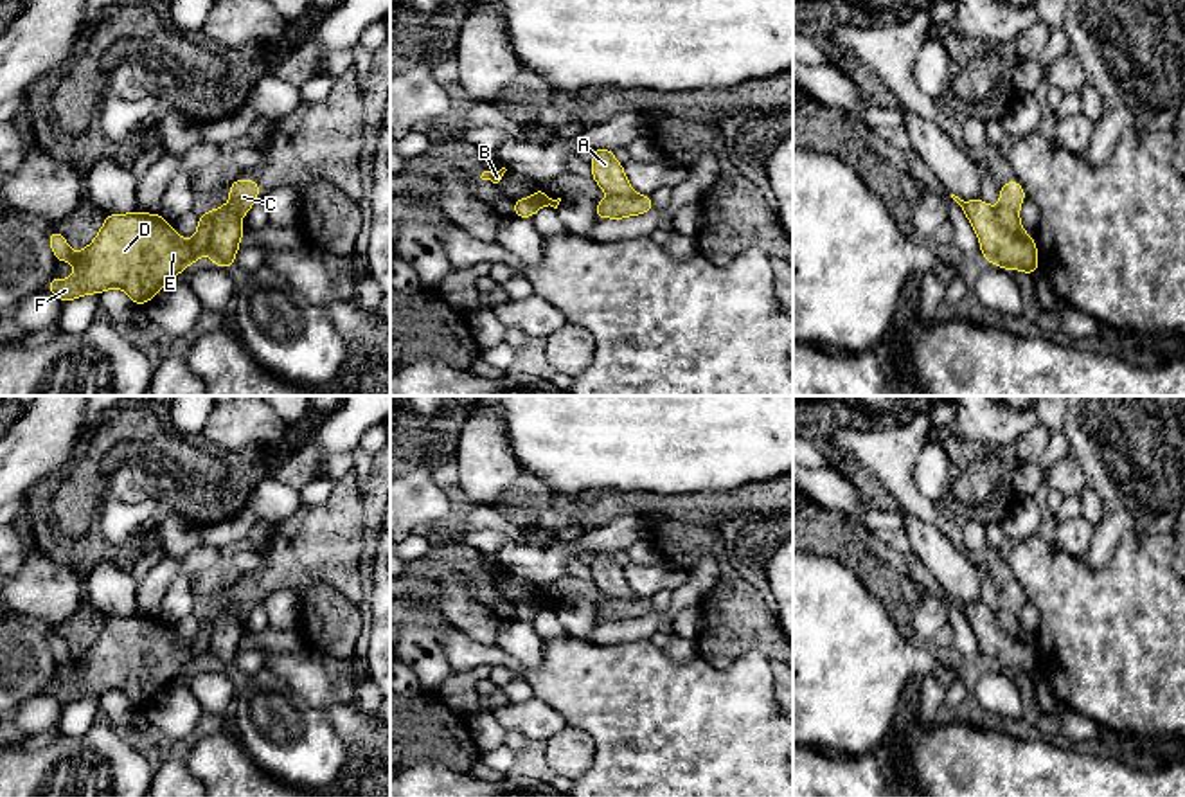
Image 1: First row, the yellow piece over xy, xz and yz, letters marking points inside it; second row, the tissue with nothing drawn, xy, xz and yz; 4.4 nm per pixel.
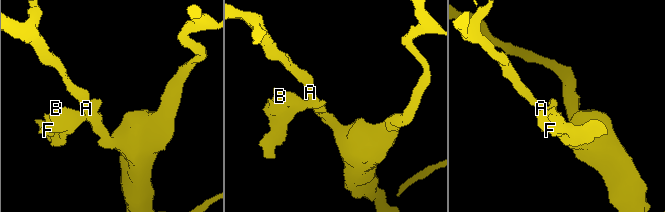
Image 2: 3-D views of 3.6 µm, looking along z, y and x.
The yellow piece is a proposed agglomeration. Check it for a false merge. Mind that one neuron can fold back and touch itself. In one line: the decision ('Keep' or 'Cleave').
Cleave

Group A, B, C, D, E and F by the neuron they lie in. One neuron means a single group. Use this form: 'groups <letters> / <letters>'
groups A / B C D E F

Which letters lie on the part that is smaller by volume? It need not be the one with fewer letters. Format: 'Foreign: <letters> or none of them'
Foreign: B, C, D, E, F

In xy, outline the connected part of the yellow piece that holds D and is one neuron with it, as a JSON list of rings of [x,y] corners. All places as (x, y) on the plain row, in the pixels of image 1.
[[[255,583],[232,585],[230,604],[198,621],[192,642],[180,637],[160,617],[133,613],[129,617],[108,617],[95,642],[81,655],[72,655],[65,639],[49,635],[49,646],[56,664],[70,664],[76,671],[70,682],[50,682],[47,693],[65,707],[88,696],[102,696],[119,691],[144,709],[160,691],[189,667],[207,657],[210,631],[221,615],[237,622],[250,615],[259,599]]]

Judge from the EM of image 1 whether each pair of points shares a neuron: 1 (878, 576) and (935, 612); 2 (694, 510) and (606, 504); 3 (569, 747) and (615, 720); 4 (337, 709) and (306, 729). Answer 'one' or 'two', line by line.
1: two
2: one
3: two
4: two

